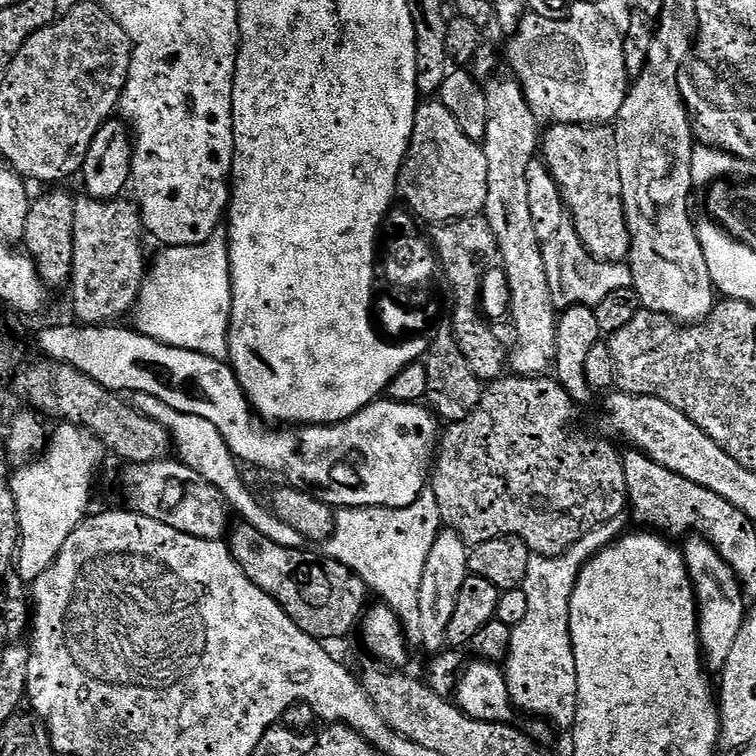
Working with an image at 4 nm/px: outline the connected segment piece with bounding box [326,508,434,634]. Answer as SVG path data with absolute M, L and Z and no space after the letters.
M341 508L336 512L336 524L333 526L332 536L326 542L327 547L332 547L326 553L327 559L337 560L348 567L348 571L364 578L364 584L373 593L376 592L381 601L388 607L397 610L412 608L412 612L399 613L400 623L409 633L416 634L420 631L420 613L416 611L420 606L420 587L422 574L426 570L428 550L432 546L434 532L424 528L383 528L388 524L389 513L383 508Z

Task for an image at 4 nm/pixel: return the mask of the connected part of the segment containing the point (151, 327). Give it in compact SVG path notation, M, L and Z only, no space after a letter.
M217 234L209 238L205 244L195 244L194 246L164 246L159 249L161 252L157 254L156 261L151 261L150 267L147 269L144 277L144 285L140 288L140 297L136 299L134 309L134 327L137 332L141 332L143 336L149 336L155 340L160 340L163 344L169 344L175 348L192 348L195 352L206 354L215 360L228 360L228 327L230 326L230 318L232 317L232 267L230 266L230 258L228 257L228 237L224 234Z

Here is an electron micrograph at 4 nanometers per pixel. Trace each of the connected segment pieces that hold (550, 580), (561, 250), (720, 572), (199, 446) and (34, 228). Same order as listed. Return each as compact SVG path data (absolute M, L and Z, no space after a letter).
M617 518L599 524L594 530L590 530L570 550L563 552L561 556L537 556L533 555L530 566L526 570L526 578L522 585L526 594L526 618L518 622L511 629L512 637L509 640L508 653L506 655L506 667L503 669L505 680L508 682L508 699L517 709L529 712L529 717L539 718L557 729L571 729L576 723L576 699L578 698L578 670L574 662L574 650L570 638L570 598L576 585L578 574L592 557L597 556L603 548L608 547L625 531L623 519Z
M569 223L559 227L557 234L541 245L543 264L546 266L547 282L552 288L552 305L558 310L574 305L595 307L607 294L615 290L632 287L632 270L629 265L615 264L613 261L597 260L580 243L575 228Z
M695 534L689 535L683 541L682 551L684 553L684 564L688 567L688 577L696 595L696 629L700 635L700 655L704 657L707 671L712 674L719 674L723 672L726 666L726 658L734 646L734 641L738 638L738 630L742 630L744 625L746 597L740 589L740 583L732 567L725 562L722 554L718 554L718 550L709 540L704 540L701 536Z
M131 393L130 403L146 418L158 422L158 426L166 429L180 463L190 466L194 474L202 474L202 478L206 478L210 486L218 489L223 494L224 501L228 503L229 509L235 515L237 512L243 523L254 526L254 530L258 530L262 538L270 538L270 542L286 550L298 550L305 547L304 536L298 534L298 530L294 530L292 526L286 526L286 522L276 519L276 514L270 510L269 505L259 504L255 494L244 485L244 480L240 477L241 465L233 456L230 446L226 446L226 438L218 434L214 422L206 422L206 418L198 418L198 414L182 414L182 410L174 410L174 406L166 406L166 402L162 402L162 398L154 398L154 394Z
M48 190L45 196L35 197L30 206L30 214L26 214L26 230L22 241L23 247L26 249L26 255L32 259L34 266L40 279L48 285L49 289L56 290L69 283L72 275L72 267L74 266L74 196L68 192L52 192L56 190Z

